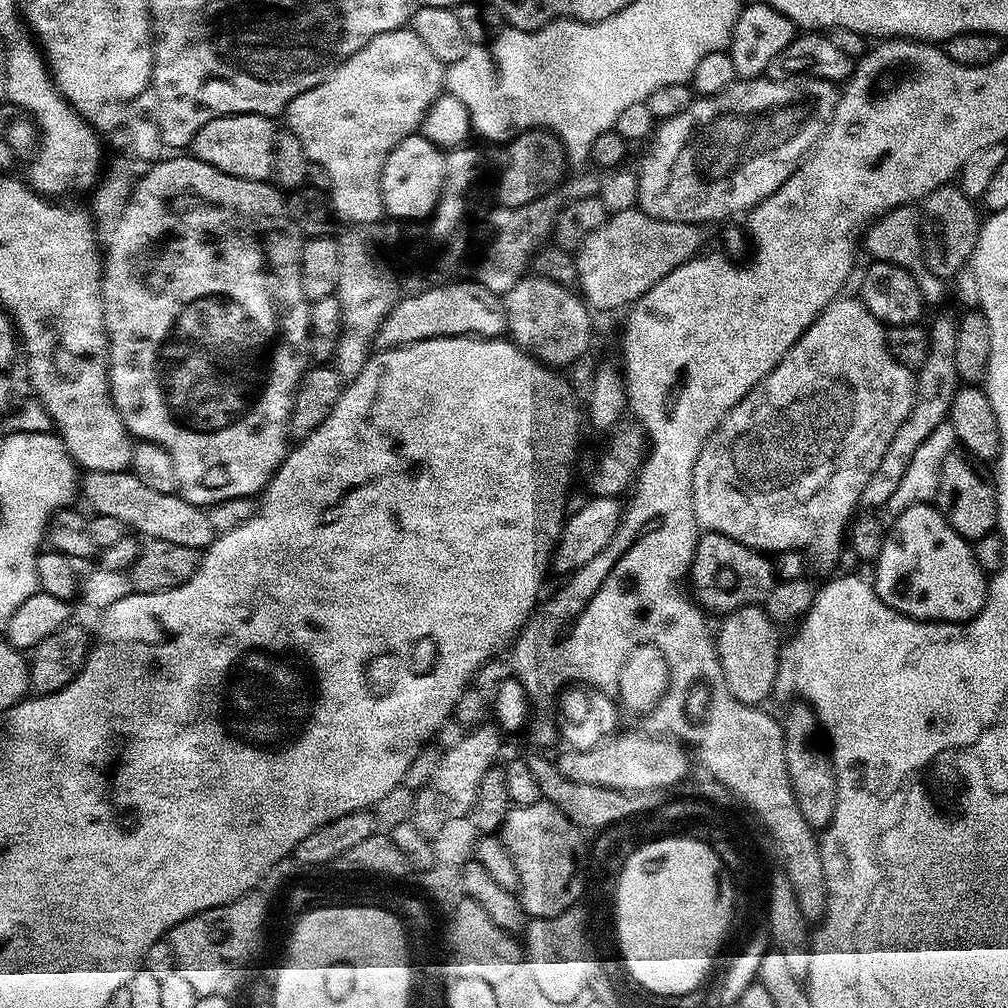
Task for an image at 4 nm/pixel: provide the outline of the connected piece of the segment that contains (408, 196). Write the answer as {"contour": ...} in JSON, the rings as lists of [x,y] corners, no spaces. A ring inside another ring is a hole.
{"contour":[[[422,135],[408,136],[386,158],[386,166],[382,166],[382,202],[384,203],[385,213],[389,217],[398,220],[419,220],[431,217],[436,208],[438,198],[442,194],[442,182],[444,181],[444,152],[438,146],[434,146]]]}

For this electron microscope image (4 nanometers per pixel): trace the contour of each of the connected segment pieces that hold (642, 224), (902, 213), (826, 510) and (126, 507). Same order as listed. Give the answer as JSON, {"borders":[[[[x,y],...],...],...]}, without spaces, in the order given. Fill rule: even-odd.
{"borders":[[[[638,206],[609,214],[602,222],[602,226],[598,226],[598,230],[594,230],[594,234],[590,234],[586,242],[582,242],[574,253],[578,288],[589,309],[597,313],[612,312],[615,308],[624,310],[641,300],[653,286],[666,278],[666,274],[670,274],[670,270],[678,270],[678,266],[701,255],[705,247],[704,232],[705,229],[699,224],[659,220],[646,214]]],[[[903,204],[890,210],[885,216],[879,216],[867,225],[862,236],[862,248],[872,255],[873,261],[881,264],[902,266],[918,282],[918,290],[922,290],[925,305],[940,304],[947,294],[948,288],[945,277],[934,274],[924,257],[924,238],[922,235],[922,212],[916,204]]],[[[837,298],[831,304],[826,305],[822,314],[818,314],[816,321],[804,331],[802,338],[798,338],[798,342],[790,346],[782,362],[778,362],[778,366],[774,366],[774,370],[770,370],[770,374],[766,374],[766,378],[762,378],[762,382],[758,382],[758,386],[754,386],[754,390],[750,390],[746,398],[738,402],[738,406],[729,410],[724,421],[708,435],[707,442],[702,446],[702,454],[698,454],[698,462],[694,462],[694,478],[692,479],[694,514],[697,525],[704,532],[726,534],[726,538],[734,538],[734,542],[742,542],[765,554],[803,550],[811,559],[812,556],[816,559],[818,567],[835,566],[840,544],[842,548],[846,540],[846,529],[860,503],[862,486],[866,486],[870,474],[878,470],[878,462],[882,462],[882,454],[886,454],[886,446],[890,446],[890,438],[894,438],[898,426],[906,422],[914,406],[916,393],[916,377],[913,369],[902,366],[902,362],[892,357],[892,351],[888,349],[888,334],[885,325],[881,324],[878,318],[874,318],[870,310],[866,310],[866,306],[859,298],[844,299]]],[[[130,470],[84,472],[78,484],[78,492],[81,497],[84,495],[85,502],[92,507],[91,511],[95,515],[118,518],[125,529],[148,540],[174,542],[174,546],[207,550],[218,535],[214,526],[210,526],[210,518],[201,505],[192,504],[176,492],[158,494],[158,490],[145,486]]]]}

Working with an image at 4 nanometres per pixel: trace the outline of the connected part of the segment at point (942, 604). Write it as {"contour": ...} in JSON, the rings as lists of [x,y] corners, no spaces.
{"contour":[[[931,503],[910,506],[893,520],[882,554],[874,561],[878,598],[895,612],[921,622],[958,624],[974,619],[988,601],[989,577],[978,566],[972,544],[962,539]]]}

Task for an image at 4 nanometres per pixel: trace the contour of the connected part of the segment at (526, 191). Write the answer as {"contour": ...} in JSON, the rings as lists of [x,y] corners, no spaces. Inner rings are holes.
{"contour":[[[528,128],[513,136],[507,145],[506,170],[498,177],[494,196],[505,208],[517,208],[534,202],[539,196],[553,191],[565,179],[566,157],[562,142],[546,128]]]}

